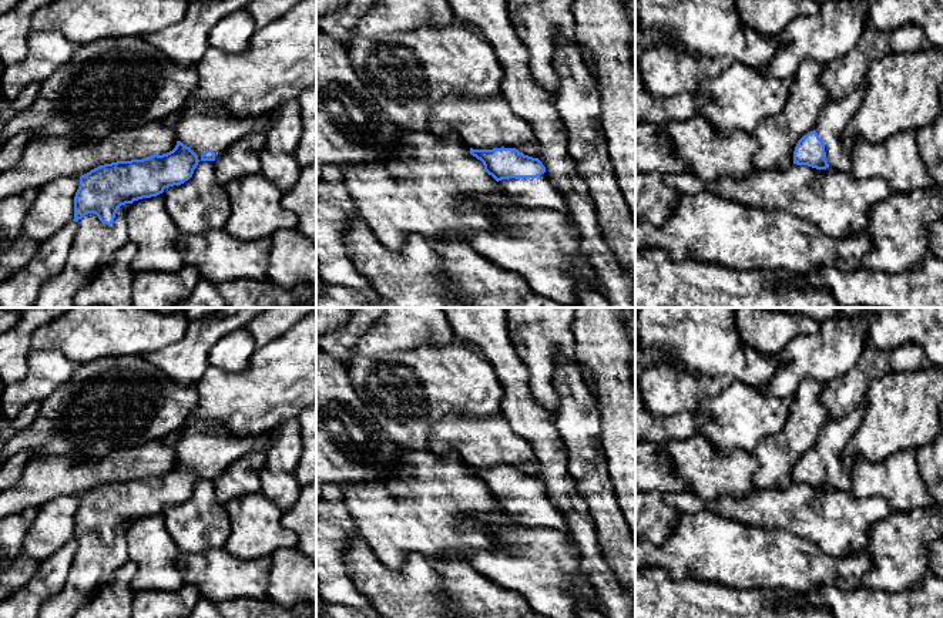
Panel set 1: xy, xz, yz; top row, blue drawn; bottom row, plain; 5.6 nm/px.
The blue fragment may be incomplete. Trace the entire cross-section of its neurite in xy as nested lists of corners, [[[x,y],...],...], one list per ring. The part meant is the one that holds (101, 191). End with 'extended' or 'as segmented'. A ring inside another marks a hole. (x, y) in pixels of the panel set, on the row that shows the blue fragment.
[[[195,101],[174,127],[178,141],[172,151],[104,164],[81,175],[73,221],[95,214],[101,222],[111,225],[121,205],[184,184],[199,161],[215,161],[241,138],[265,132],[269,117],[271,112],[258,118],[235,118],[222,105]]]; extended

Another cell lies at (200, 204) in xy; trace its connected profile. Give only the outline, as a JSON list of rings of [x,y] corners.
[[[199,161],[192,177],[162,192],[170,218],[181,234],[204,234],[225,228],[231,201],[217,182],[214,161]]]

